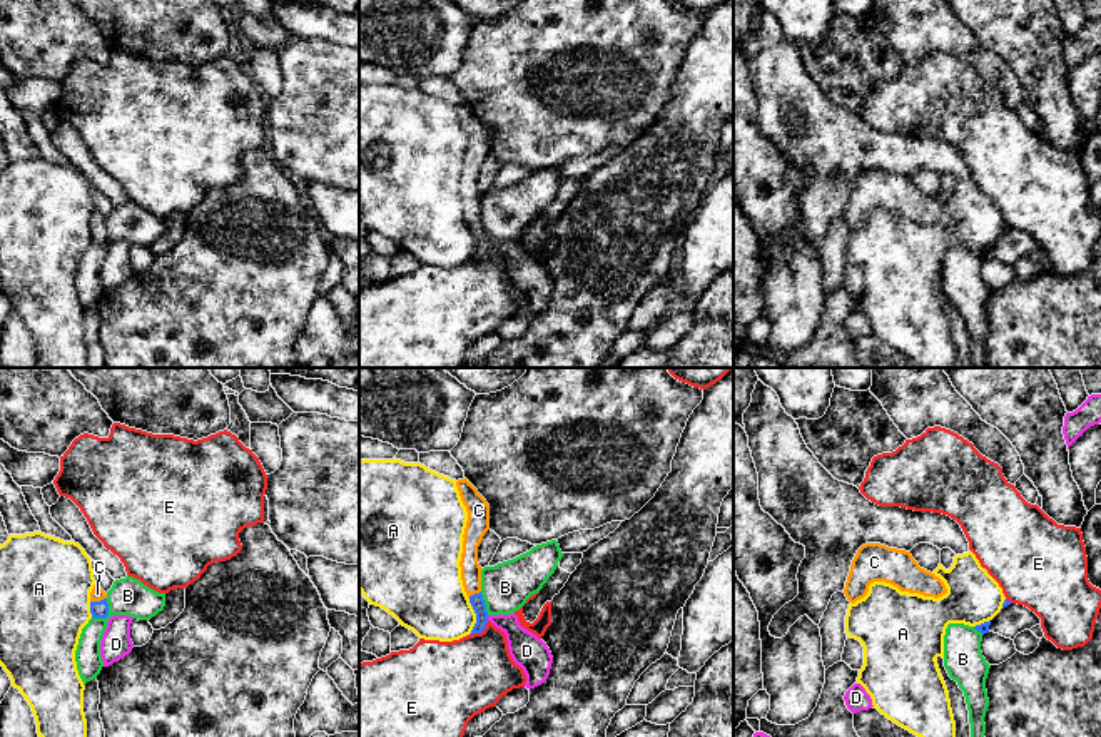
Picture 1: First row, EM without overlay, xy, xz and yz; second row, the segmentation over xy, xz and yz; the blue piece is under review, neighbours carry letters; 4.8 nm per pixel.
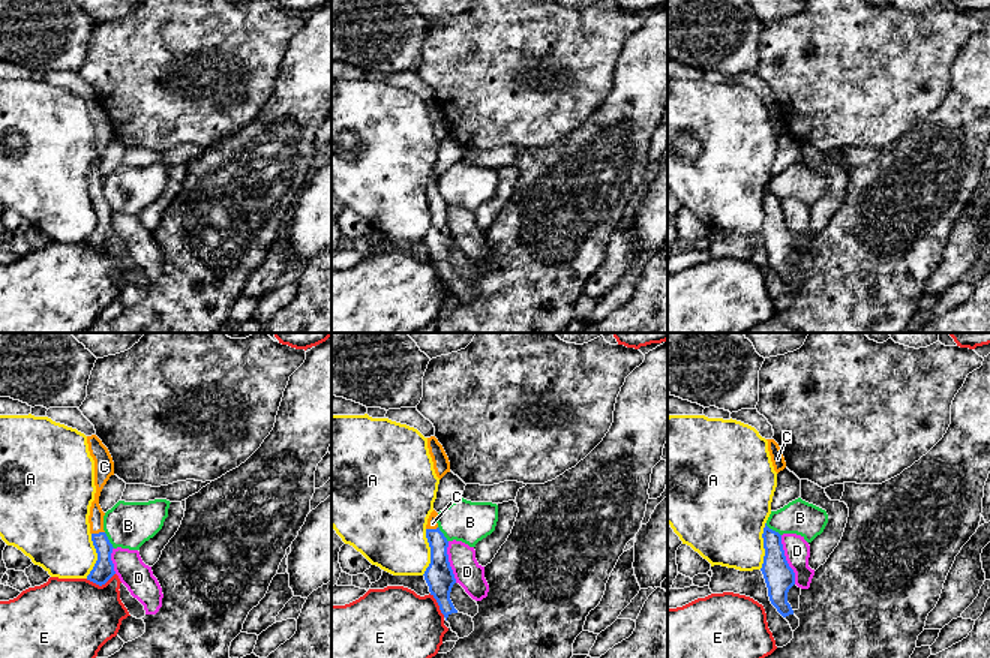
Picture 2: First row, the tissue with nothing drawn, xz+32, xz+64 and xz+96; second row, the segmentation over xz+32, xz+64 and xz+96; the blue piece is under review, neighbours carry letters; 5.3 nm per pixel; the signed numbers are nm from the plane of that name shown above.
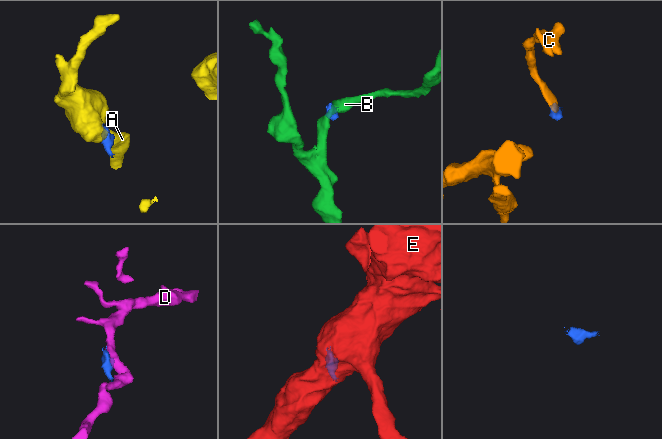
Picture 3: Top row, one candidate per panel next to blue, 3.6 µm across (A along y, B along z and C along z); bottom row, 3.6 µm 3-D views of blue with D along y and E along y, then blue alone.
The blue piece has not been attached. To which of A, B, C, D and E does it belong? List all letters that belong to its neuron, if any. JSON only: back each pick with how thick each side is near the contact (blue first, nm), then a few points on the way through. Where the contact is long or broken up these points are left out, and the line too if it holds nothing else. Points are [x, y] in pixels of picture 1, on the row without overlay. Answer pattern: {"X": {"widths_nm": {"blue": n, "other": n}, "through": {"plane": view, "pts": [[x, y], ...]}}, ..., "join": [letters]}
{"C": {"widths_nm": {"blue": 80, "other": 70}, "through": {"plane": "xy", "pts": [[97, 234], [97, 228], [97, 219]]}}, "join": ["C"]}

